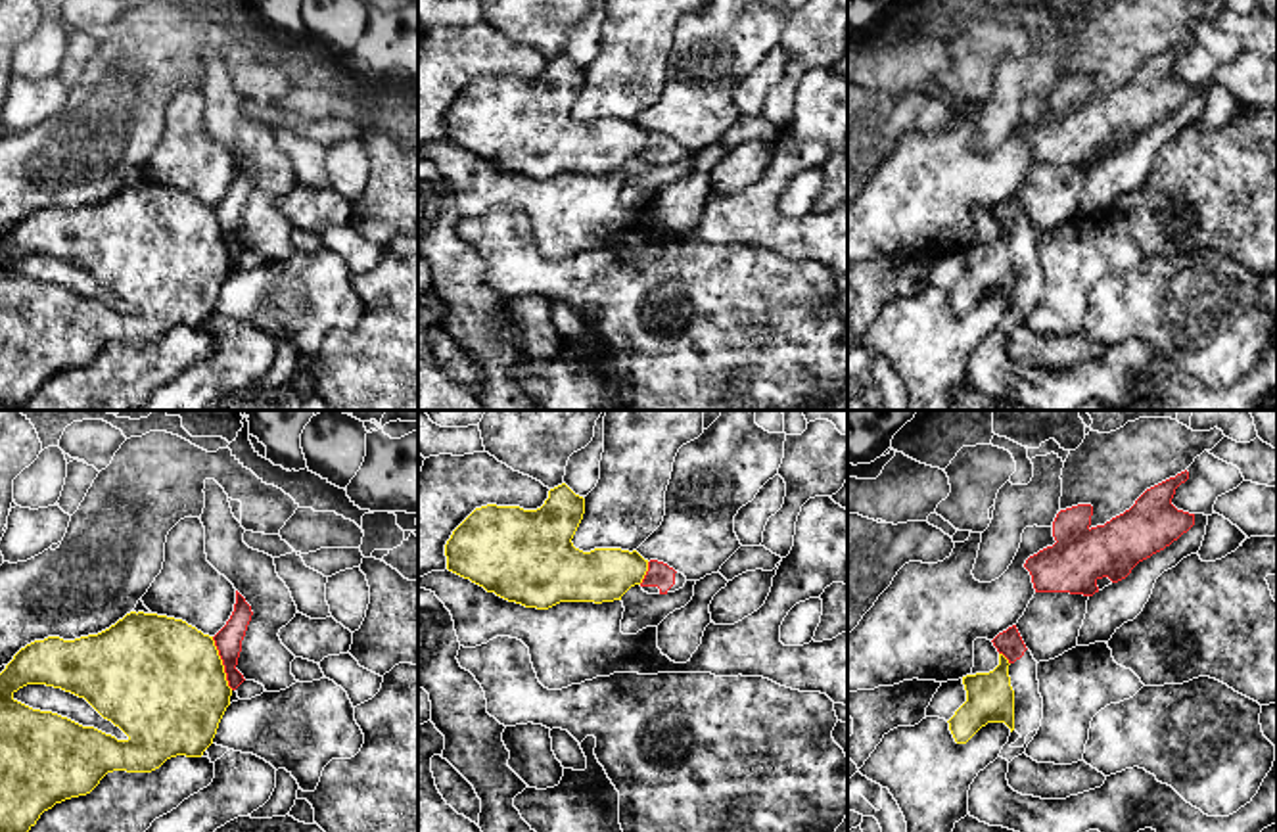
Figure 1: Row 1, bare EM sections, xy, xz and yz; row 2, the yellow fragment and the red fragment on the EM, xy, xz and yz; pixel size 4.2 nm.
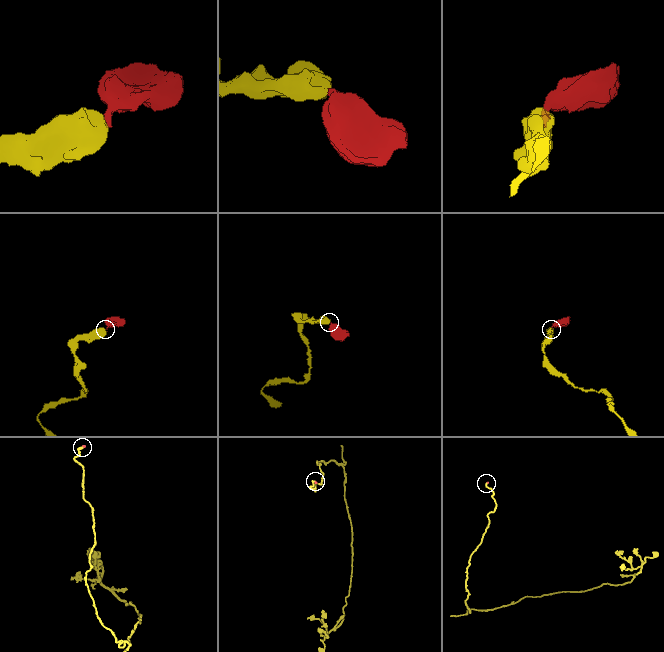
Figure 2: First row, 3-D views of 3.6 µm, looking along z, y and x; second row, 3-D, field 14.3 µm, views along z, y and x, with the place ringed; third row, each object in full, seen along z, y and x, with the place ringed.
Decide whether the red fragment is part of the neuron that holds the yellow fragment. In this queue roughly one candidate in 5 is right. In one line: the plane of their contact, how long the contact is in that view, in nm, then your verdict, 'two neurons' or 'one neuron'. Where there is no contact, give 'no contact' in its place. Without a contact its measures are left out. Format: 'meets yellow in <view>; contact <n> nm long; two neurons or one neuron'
meets yellow in xy; contact 240 nm long; two neurons

